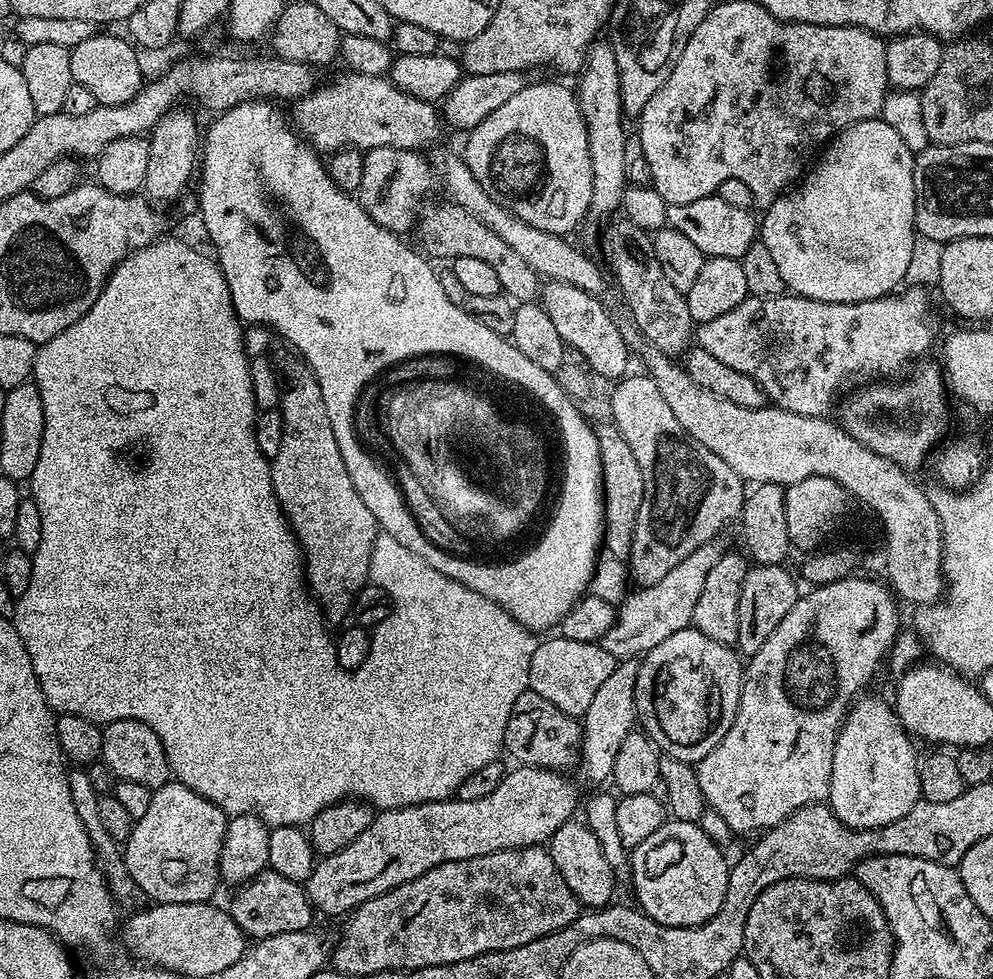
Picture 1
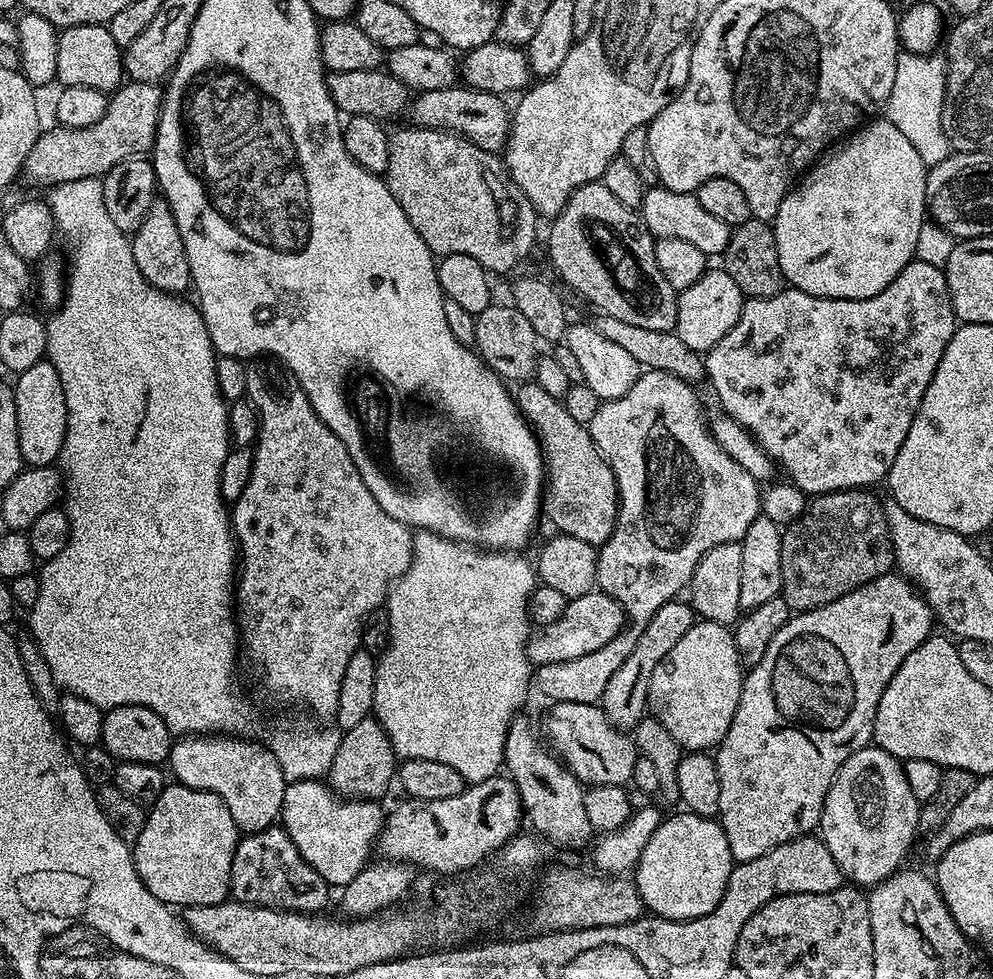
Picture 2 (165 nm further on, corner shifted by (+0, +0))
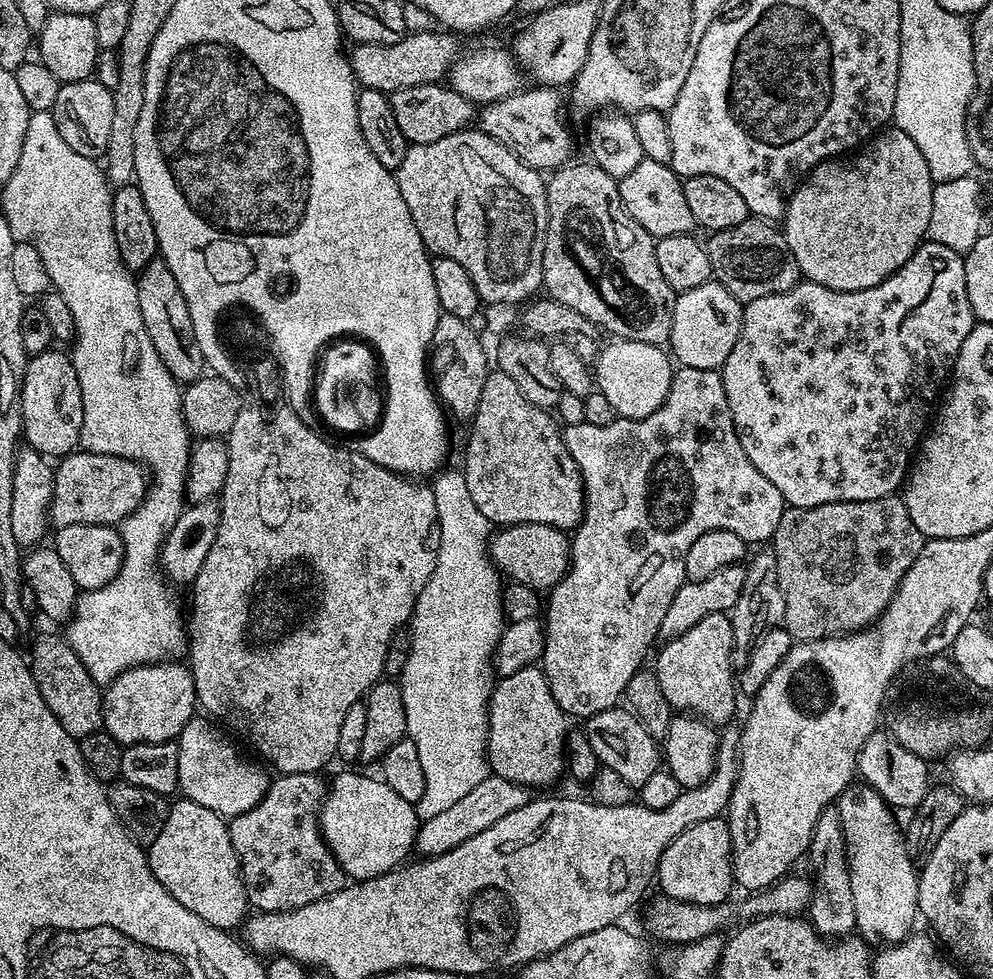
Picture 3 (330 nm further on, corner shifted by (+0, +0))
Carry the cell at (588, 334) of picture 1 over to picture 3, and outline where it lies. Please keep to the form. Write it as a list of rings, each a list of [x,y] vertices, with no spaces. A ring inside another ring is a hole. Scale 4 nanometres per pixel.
[[[613,339],[608,343],[612,344],[605,343],[596,356],[595,387],[602,394],[606,394],[606,399],[609,400],[610,406],[614,406],[617,417],[626,420],[641,420],[654,414],[654,410],[662,406],[670,390],[674,364],[669,353],[659,344],[618,339]]]

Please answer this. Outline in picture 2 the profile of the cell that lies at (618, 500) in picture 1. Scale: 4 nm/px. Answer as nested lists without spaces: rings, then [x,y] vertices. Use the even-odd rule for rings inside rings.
[[[524,382],[517,388],[520,389],[514,392],[516,406],[538,437],[550,469],[546,476],[546,512],[548,508],[555,531],[582,538],[582,542],[593,546],[605,544],[610,534],[614,534],[620,509],[616,475],[612,473],[608,459],[592,441],[587,427],[574,422],[559,399],[546,394],[535,382]]]

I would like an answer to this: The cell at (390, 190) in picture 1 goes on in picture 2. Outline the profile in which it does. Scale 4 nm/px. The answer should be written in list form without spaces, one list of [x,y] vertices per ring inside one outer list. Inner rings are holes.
[[[415,126],[407,127],[398,129],[396,133],[393,131],[389,135],[390,166],[382,174],[382,179],[388,185],[390,194],[394,194],[394,198],[398,198],[398,206],[402,206],[406,218],[410,218],[410,226],[414,226],[414,230],[418,230],[422,242],[426,242],[428,249],[437,257],[449,256],[450,254],[470,254],[470,258],[474,258],[474,262],[482,265],[489,274],[508,272],[511,268],[518,267],[531,254],[532,247],[536,244],[538,214],[534,210],[530,198],[526,198],[526,194],[522,194],[522,190],[514,182],[514,178],[509,174],[508,169],[505,168],[503,159],[497,153],[482,150],[478,146],[474,146],[474,142],[470,142],[464,136],[456,136],[453,132],[439,132],[438,130]]]

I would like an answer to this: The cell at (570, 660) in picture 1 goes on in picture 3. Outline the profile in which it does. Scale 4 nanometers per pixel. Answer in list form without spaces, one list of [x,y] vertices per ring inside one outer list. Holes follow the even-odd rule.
[[[683,366],[677,367],[672,374],[672,381],[670,382],[670,390],[666,394],[666,398],[662,402],[662,406],[658,406],[658,410],[654,410],[654,414],[650,414],[641,420],[626,420],[617,418],[609,422],[606,426],[590,426],[589,424],[563,425],[562,435],[566,442],[566,450],[570,450],[570,458],[574,458],[574,462],[578,462],[578,470],[584,479],[584,516],[580,523],[576,525],[574,531],[570,536],[570,547],[572,550],[572,562],[568,566],[568,573],[562,578],[562,582],[558,582],[546,596],[546,614],[548,610],[548,620],[543,621],[544,626],[544,654],[542,657],[542,667],[544,670],[544,677],[548,679],[550,686],[550,694],[554,694],[554,702],[558,702],[560,709],[569,717],[581,716],[587,718],[598,714],[602,710],[610,710],[617,707],[621,703],[624,691],[626,690],[626,682],[630,682],[630,678],[634,678],[634,674],[641,671],[644,659],[653,651],[652,643],[657,643],[660,635],[660,627],[662,626],[662,617],[666,614],[666,609],[669,608],[670,602],[674,598],[674,594],[678,594],[678,590],[686,582],[684,571],[686,570],[686,554],[690,551],[690,546],[694,546],[694,542],[702,534],[706,534],[710,530],[730,530],[734,534],[738,534],[738,538],[742,538],[744,543],[749,546],[760,546],[765,542],[771,541],[774,530],[778,530],[778,522],[782,518],[784,509],[786,507],[782,494],[778,494],[777,488],[774,487],[774,482],[770,482],[770,478],[762,478],[760,471],[754,466],[754,462],[750,462],[750,458],[746,458],[746,450],[742,450],[742,442],[736,433],[734,426],[734,418],[730,414],[730,404],[726,402],[726,390],[722,386],[722,378],[717,370],[694,370],[693,368],[686,368]]]

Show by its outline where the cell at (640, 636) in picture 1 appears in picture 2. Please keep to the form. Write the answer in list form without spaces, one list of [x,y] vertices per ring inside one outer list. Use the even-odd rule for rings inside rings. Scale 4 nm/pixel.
[[[593,590],[578,598],[568,600],[560,618],[548,625],[537,627],[528,637],[526,654],[529,662],[534,666],[570,662],[574,658],[594,654],[594,650],[602,650],[606,642],[614,639],[619,632],[625,631],[625,628],[624,607],[612,596]]]

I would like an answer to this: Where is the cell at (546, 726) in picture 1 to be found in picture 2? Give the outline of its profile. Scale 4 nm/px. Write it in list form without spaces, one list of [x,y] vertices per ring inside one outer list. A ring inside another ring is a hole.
[[[555,702],[544,716],[542,736],[549,749],[555,752],[585,786],[593,784],[627,785],[634,774],[634,762],[638,758],[635,740],[625,729],[615,728],[606,718],[599,703]]]

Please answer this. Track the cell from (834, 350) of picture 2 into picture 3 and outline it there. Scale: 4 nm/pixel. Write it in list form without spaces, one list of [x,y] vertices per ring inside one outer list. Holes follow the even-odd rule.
[[[924,242],[894,275],[885,278],[878,286],[870,286],[866,290],[839,292],[826,286],[801,282],[782,294],[754,298],[754,302],[743,305],[743,310],[738,342],[734,342],[734,350],[730,350],[730,358],[726,358],[719,373],[722,386],[726,390],[726,402],[730,404],[730,414],[734,418],[736,433],[742,442],[742,450],[746,450],[746,458],[754,462],[762,478],[770,478],[778,494],[782,494],[785,505],[793,508],[822,506],[830,502],[866,502],[893,495],[905,483],[910,471],[910,461],[929,427],[934,405],[949,379],[952,365],[956,363],[958,350],[962,350],[962,342],[966,342],[974,326],[972,307],[970,300],[966,298],[963,255],[947,246]]]

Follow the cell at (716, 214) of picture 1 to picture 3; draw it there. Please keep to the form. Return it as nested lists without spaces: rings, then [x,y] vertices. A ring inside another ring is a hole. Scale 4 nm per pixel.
[[[644,159],[642,162],[638,162],[638,166],[631,174],[626,174],[618,183],[620,197],[630,214],[630,218],[634,218],[634,222],[638,222],[638,226],[642,226],[642,230],[646,230],[653,238],[673,236],[674,234],[686,236],[697,227],[694,214],[690,214],[690,206],[686,203],[686,194],[681,177],[677,176],[669,165]]]

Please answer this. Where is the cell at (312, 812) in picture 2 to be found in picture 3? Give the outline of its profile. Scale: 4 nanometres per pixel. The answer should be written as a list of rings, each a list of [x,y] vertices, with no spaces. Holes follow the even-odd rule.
[[[356,770],[344,771],[348,772],[338,773],[327,785],[324,802],[320,806],[320,832],[334,858],[340,863],[345,877],[356,882],[373,880],[393,868],[401,867],[411,857],[408,855],[413,855],[416,833],[419,832],[422,821],[417,816],[414,805],[406,802],[406,798],[400,797],[394,790],[390,790],[390,786],[386,786],[382,778],[352,772]]]

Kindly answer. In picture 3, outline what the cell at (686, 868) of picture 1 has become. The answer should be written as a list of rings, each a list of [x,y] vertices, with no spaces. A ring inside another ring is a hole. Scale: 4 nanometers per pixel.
[[[715,816],[698,826],[690,826],[660,855],[656,863],[655,883],[665,896],[694,902],[695,904],[723,904],[729,899],[734,881],[732,879],[732,843],[727,819]]]

